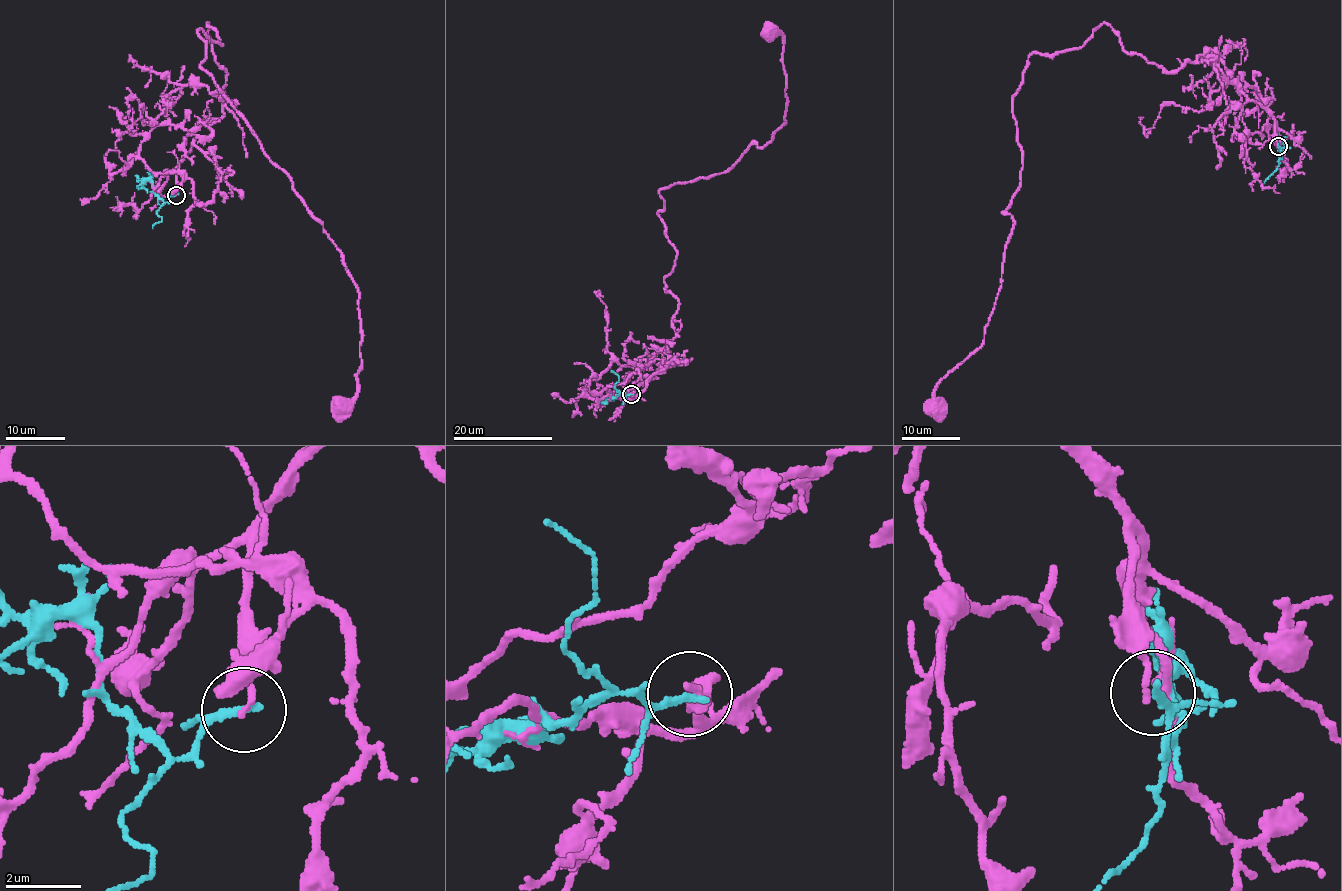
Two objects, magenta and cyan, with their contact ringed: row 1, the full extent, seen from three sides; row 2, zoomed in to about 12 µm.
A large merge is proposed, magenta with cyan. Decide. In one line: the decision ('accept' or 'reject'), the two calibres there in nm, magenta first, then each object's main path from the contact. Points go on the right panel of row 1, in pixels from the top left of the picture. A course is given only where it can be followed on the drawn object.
reject; 140 nm thick on the magenta side, 200 nm on the other; magenta runs (1277, 146), (1213, 63), (1165, 71), (1104, 23), (1035, 52), (1001, 288), (933, 409); cyan runs (1278, 146), (1280, 156), (1281, 139), (1288, 146), (1286, 150)

